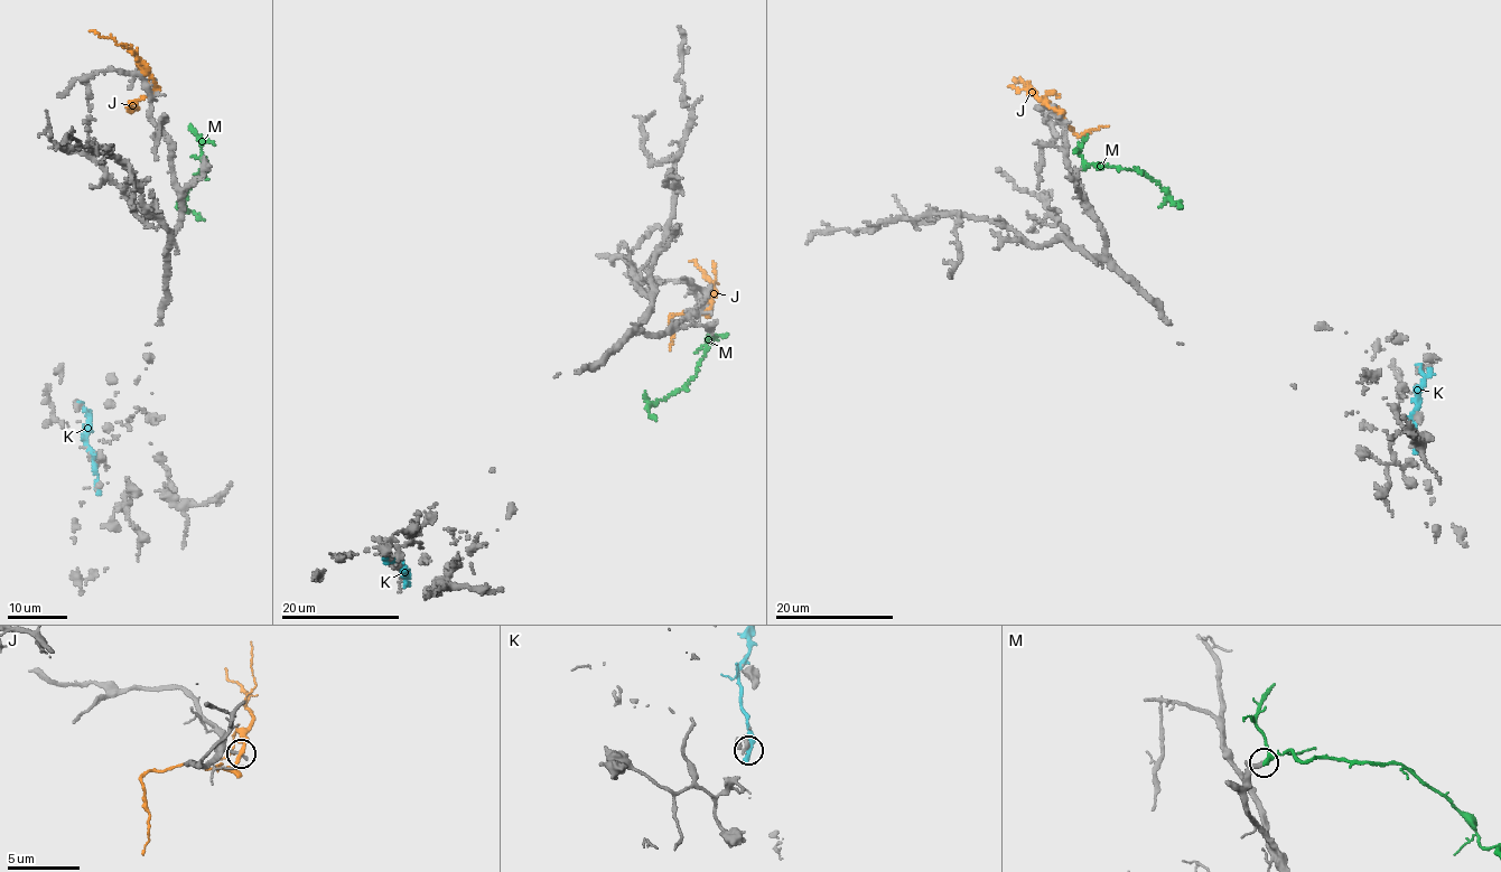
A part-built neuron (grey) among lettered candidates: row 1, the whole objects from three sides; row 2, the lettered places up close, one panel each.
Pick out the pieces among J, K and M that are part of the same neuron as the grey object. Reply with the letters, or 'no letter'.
M

